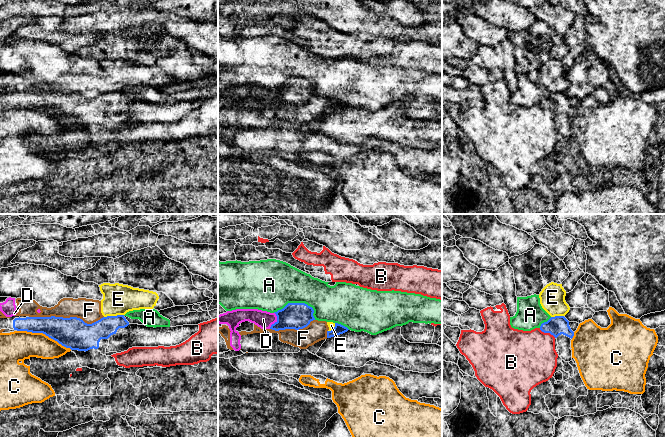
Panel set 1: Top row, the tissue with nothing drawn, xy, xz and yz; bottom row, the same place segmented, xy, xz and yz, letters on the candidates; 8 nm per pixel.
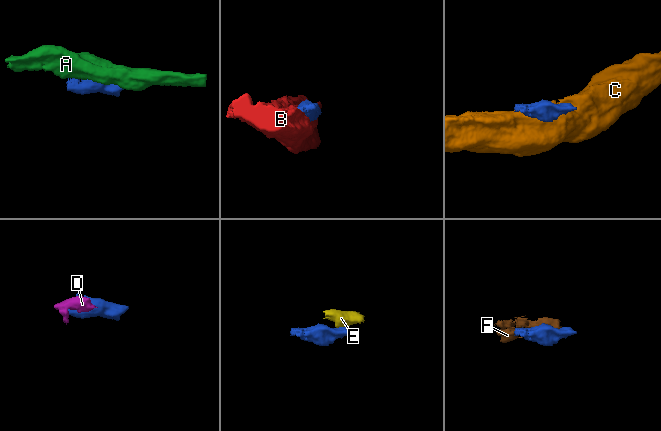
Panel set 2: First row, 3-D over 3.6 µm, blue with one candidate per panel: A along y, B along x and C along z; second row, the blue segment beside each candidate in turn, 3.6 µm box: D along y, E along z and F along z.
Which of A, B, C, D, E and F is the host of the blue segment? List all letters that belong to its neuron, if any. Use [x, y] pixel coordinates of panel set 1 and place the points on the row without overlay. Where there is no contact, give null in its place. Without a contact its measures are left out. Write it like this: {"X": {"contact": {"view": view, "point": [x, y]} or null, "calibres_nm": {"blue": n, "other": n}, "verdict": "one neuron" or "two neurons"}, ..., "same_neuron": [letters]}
{"A": {"contact": {"view": "xz", "point": [298, 79]}, "calibres_nm": {"blue": 220, "other": 380}, "verdict": "two neurons"}, "B": {"contact": {"view": "yz", "point": [547, 108]}, "calibres_nm": {"blue": 150, "other": 440}, "verdict": "two neurons"}, "C": {"contact": {"view": "xy", "point": [44, 109]}, "calibres_nm": {"blue": 240, "other": 240}, "verdict": "two neurons"}, "D": {"contact": {"view": "xz", "point": [277, 96]}, "calibres_nm": {"blue": 220, "other": 140}, "verdict": "two neurons"}, "E": {"contact": {"view": "xy", "point": [113, 92]}, "calibres_nm": {"blue": 190, "other": 260}, "verdict": "two neurons"}, "F": {"contact": {"view": "xy", "point": [66, 94]}, "calibres_nm": {"blue": 240, "other": 190}, "verdict": "two neurons"}, "same_neuron": []}

